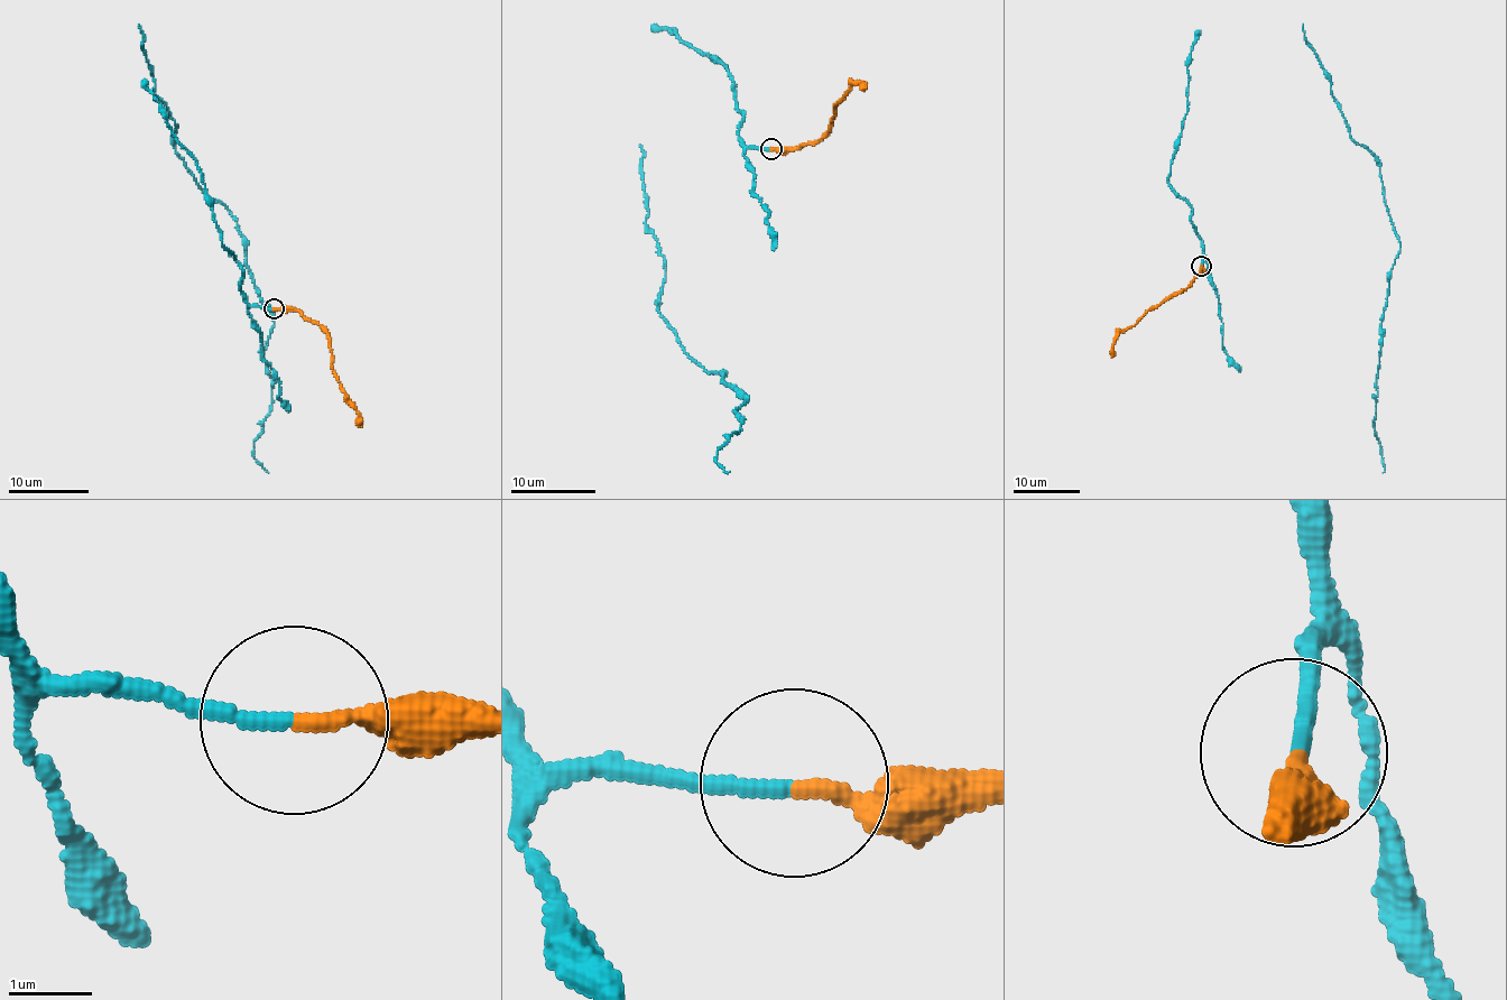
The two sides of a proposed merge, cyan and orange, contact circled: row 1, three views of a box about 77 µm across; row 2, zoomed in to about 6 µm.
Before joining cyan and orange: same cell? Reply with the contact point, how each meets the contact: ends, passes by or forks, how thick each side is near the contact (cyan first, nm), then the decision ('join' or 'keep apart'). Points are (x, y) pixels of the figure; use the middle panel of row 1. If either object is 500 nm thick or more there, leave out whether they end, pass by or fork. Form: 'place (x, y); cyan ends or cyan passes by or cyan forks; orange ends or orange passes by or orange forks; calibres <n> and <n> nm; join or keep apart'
place (772, 148); cyan ends; orange ends; calibres 170 and 190 nm; join

